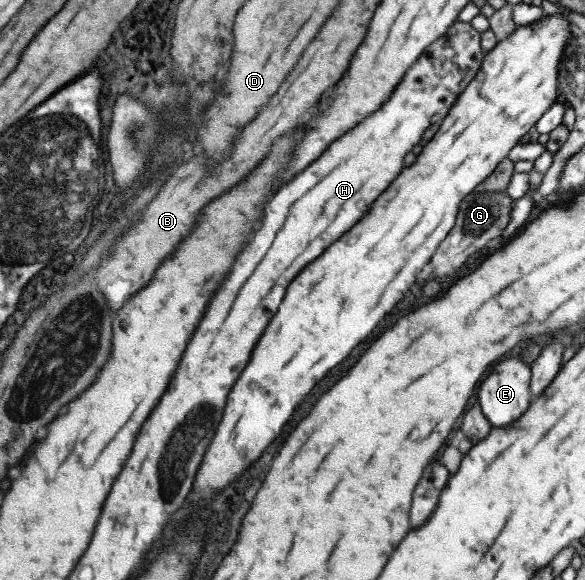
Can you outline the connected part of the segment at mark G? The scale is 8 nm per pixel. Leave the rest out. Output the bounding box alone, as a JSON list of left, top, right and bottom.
[429,190,513,275]

